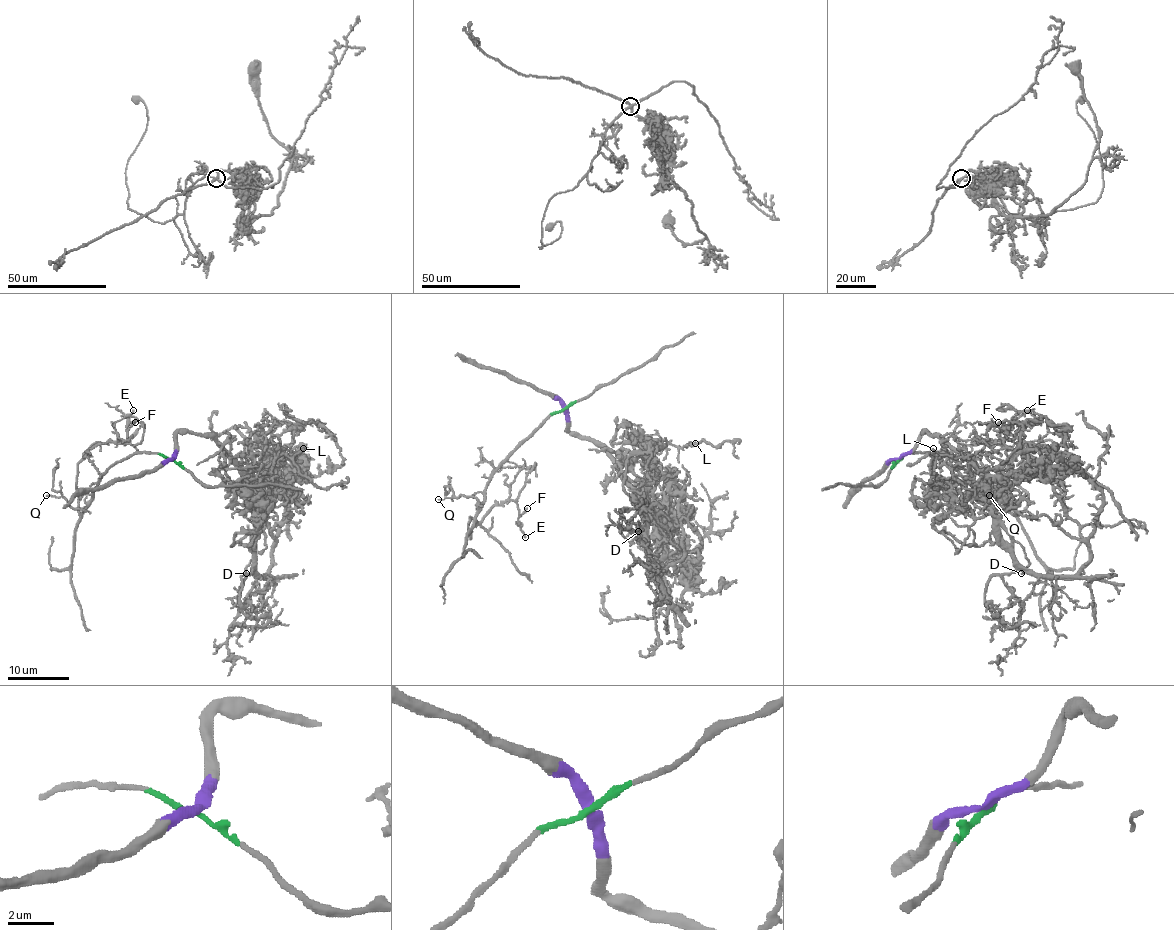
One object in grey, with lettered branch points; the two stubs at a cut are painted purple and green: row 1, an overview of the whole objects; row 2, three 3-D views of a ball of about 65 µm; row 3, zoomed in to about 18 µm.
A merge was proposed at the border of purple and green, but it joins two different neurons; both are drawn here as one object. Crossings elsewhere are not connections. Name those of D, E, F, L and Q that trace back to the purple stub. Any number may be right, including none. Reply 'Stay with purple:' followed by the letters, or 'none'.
Stay with purple: D, L

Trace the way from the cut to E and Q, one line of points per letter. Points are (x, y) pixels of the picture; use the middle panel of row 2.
E: (564, 408), (549, 416), (487, 484), (470, 538), (468, 520), (478, 523), (513, 500), (526, 537)
Q: (564, 408), (549, 416), (512, 453), (492, 476), (479, 504), (465, 496), (438, 500)

